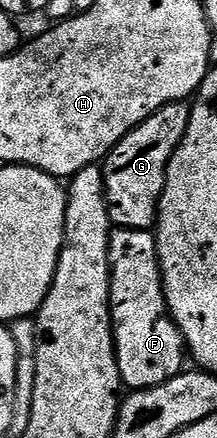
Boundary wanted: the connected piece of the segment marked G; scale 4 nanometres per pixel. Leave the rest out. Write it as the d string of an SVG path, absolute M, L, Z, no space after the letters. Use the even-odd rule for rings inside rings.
M178 100L161 106L145 122L141 122L121 142L117 142L102 165L107 191L109 218L115 228L151 230L159 218L159 203L167 181L167 167L189 130L191 104Z

